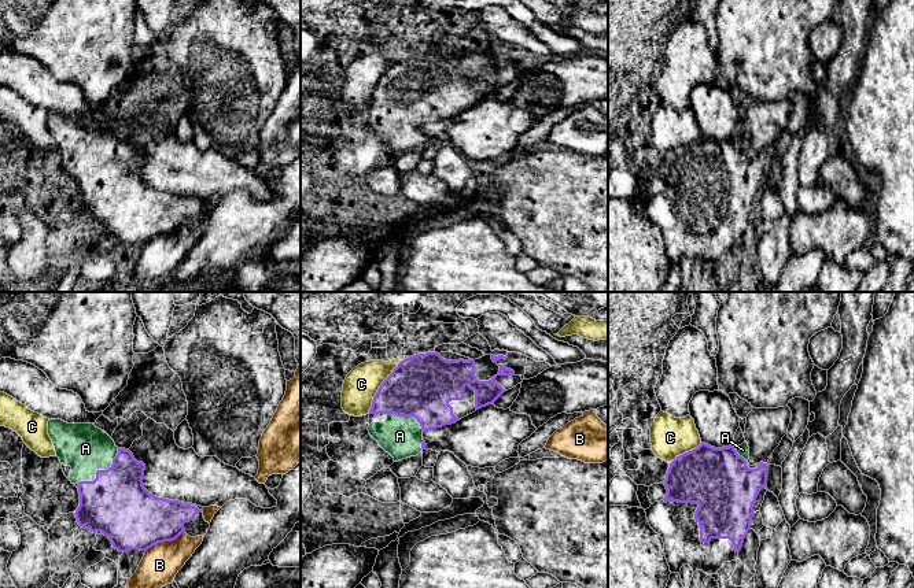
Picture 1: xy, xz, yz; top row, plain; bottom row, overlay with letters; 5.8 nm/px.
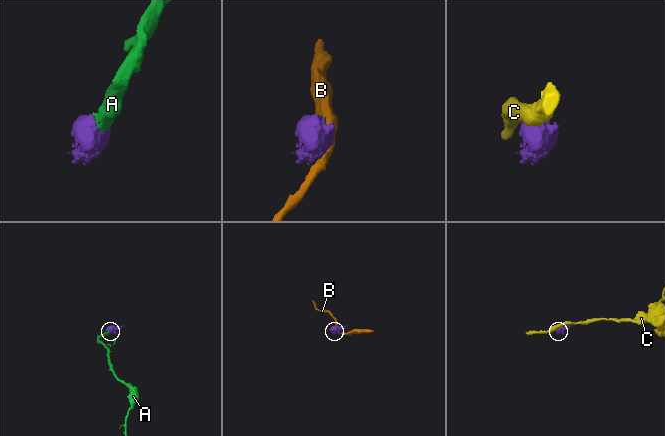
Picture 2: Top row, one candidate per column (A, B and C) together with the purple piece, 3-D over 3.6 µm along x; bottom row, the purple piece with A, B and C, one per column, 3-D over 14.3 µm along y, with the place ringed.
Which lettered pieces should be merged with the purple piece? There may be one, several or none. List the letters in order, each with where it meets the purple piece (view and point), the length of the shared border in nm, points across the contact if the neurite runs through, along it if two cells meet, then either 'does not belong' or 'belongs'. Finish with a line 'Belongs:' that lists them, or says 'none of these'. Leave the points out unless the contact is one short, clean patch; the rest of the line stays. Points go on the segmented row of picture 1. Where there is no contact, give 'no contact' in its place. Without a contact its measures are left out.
A: contact xy (100, 470); length 320 nm; way xy (115, 503), (110, 480), (100, 470), (99, 462), (85, 448); belongs
B: contact xy (163, 540); length 260 nm; border xy (183, 531), (174, 539), (158, 542), (146, 551); does not belong
C: contact xz (380, 385); length 380 nm; does not belong
Belongs: A

